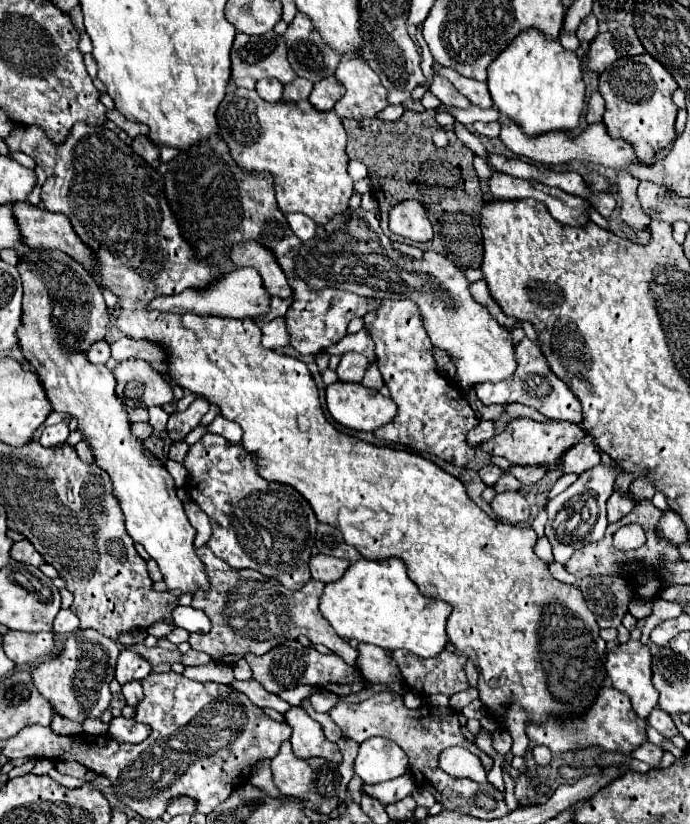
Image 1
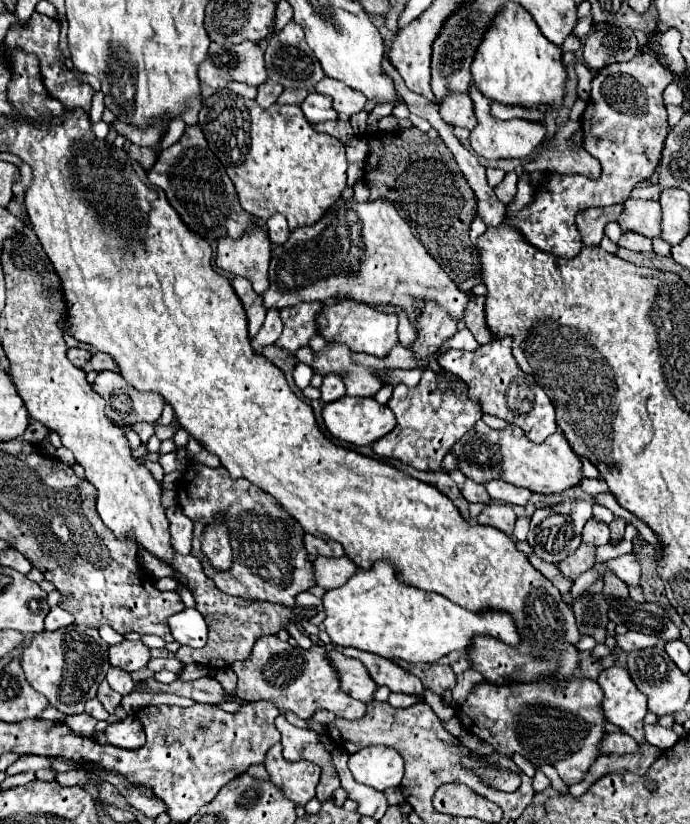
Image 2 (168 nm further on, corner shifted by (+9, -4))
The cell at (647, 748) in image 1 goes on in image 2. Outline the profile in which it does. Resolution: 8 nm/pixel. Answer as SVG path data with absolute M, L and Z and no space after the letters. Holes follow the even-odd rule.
M605 733L599 745L601 755L623 755L623 753L635 753L637 751L637 741L625 733Z

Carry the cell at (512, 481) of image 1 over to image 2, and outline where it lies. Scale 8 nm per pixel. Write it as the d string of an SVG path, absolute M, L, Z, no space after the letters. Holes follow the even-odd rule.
M467 479L465 481L465 485L461 487L461 495L469 501L469 503L489 503L491 499L489 499L489 495L485 493L485 487L483 485L479 485L479 483L475 483L475 481L471 481L471 479Z

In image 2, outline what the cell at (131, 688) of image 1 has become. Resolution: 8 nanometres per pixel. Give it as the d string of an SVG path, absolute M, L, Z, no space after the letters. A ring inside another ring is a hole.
M111 667L109 671L107 671L107 683L117 691L117 693L121 693L121 695L129 695L131 691L133 691L133 681L131 681L131 677L129 677L129 673L125 673L123 669L117 669L117 667Z

